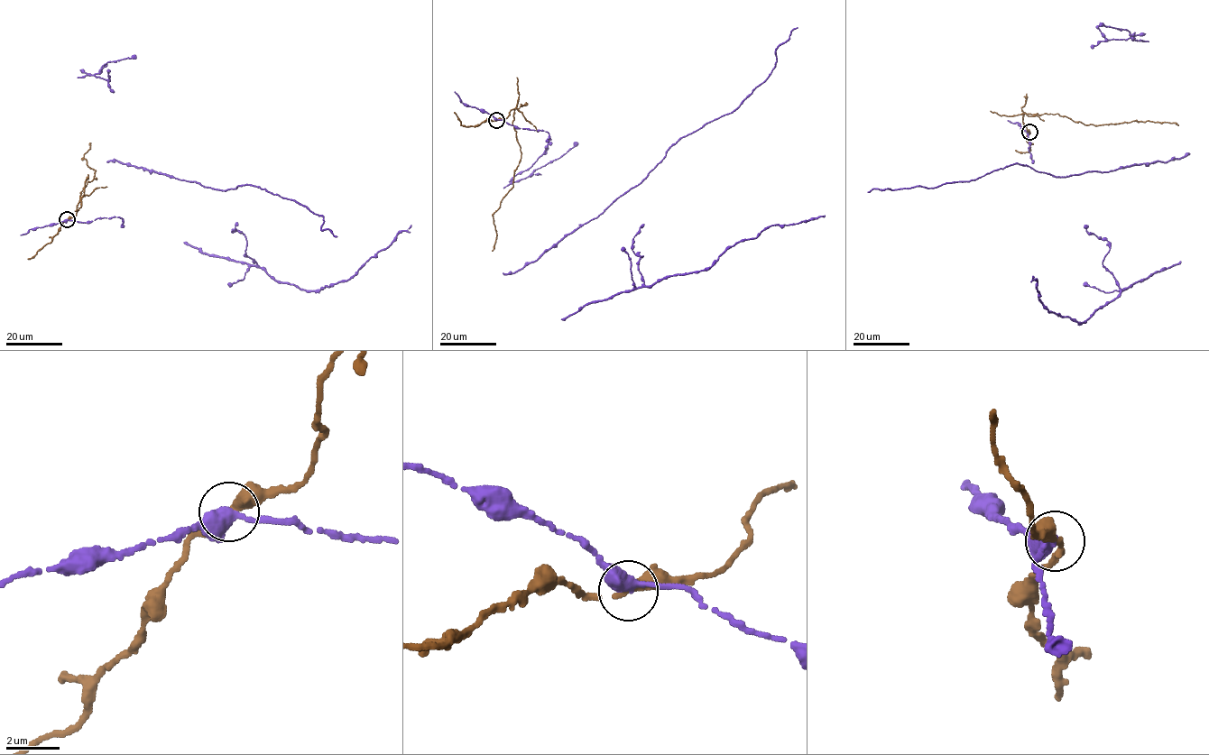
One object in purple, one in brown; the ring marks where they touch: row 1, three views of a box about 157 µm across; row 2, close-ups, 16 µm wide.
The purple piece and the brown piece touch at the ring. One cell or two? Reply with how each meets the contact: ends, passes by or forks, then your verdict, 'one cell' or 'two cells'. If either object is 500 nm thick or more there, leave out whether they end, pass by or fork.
purple passes by | brown passes by | two cells

